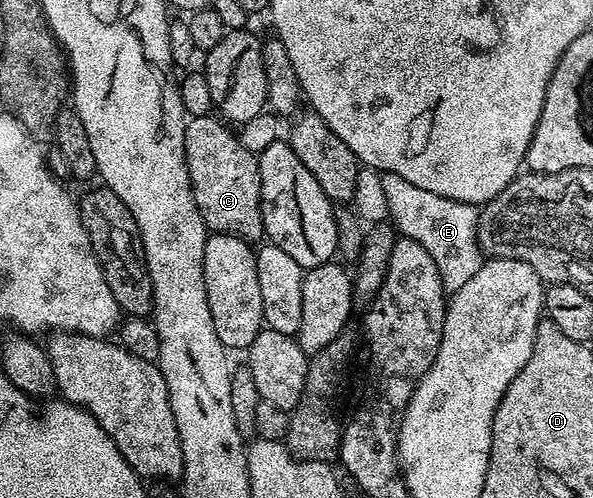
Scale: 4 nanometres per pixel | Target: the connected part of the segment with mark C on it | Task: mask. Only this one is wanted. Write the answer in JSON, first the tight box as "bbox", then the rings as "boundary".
{"bbox":[184,113,264,241],"boundary":[[[212,113],[189,118],[184,128],[184,160],[190,173],[194,201],[209,232],[239,235],[252,241],[264,235],[260,212],[260,164],[257,156],[243,147],[239,134],[227,122]]]}

